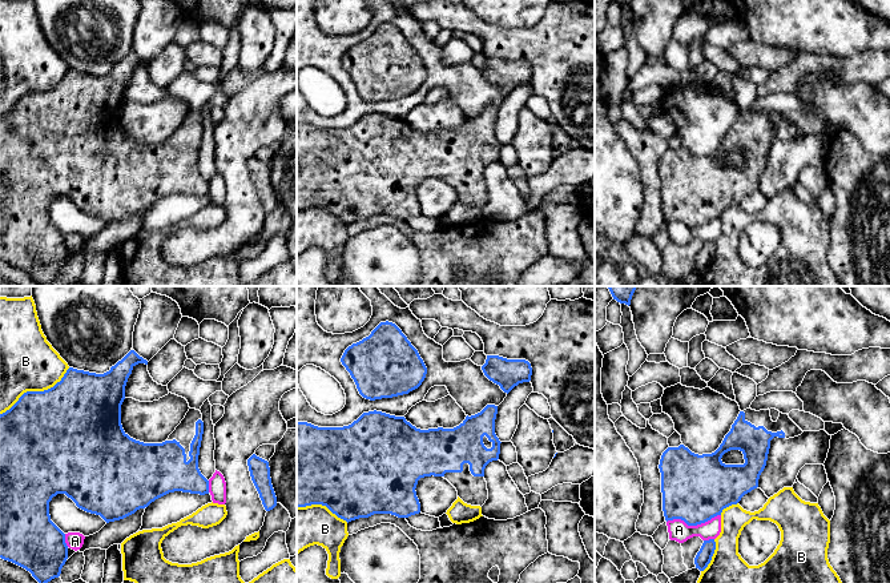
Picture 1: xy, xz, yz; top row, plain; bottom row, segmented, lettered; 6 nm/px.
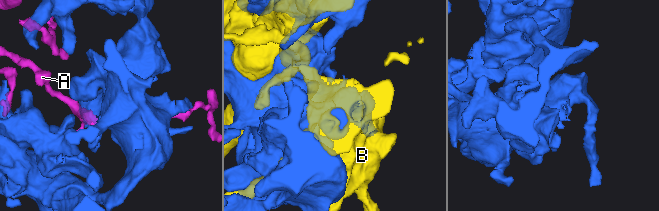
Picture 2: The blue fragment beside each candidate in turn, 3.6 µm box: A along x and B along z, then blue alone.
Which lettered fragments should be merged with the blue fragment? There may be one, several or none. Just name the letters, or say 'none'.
none

